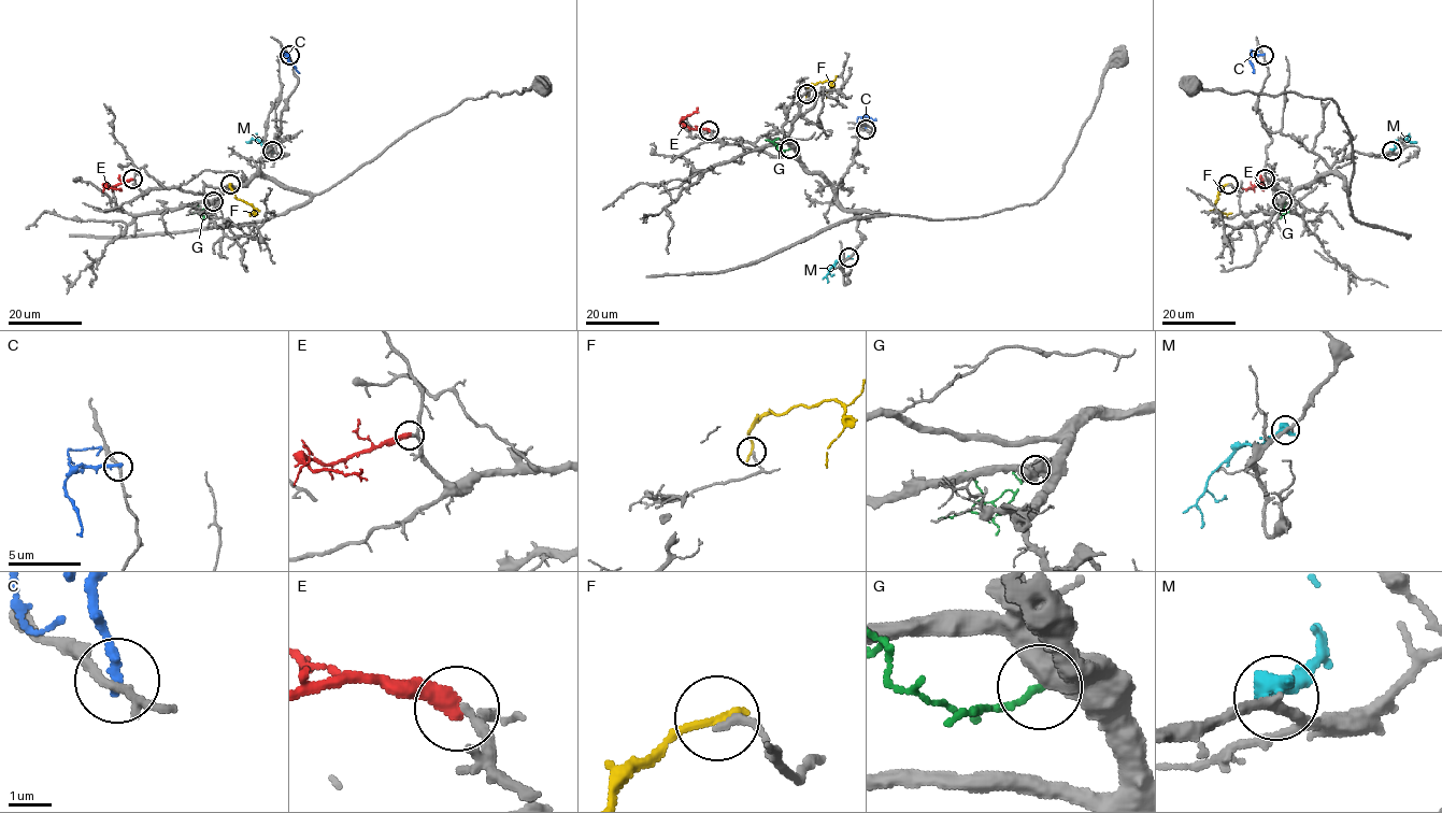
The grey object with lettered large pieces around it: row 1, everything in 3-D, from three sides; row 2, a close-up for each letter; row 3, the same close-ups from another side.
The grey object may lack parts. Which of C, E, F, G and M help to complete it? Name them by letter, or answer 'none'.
E

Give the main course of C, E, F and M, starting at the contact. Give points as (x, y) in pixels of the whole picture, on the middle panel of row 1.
C: (866, 129), (866, 115), (876, 120)
E: (710, 130), (693, 129), (683, 122), (697, 108)
F: (807, 95), (810, 85), (829, 81), (831, 87), (826, 98)
M: (848, 257), (829, 270), (827, 283)

